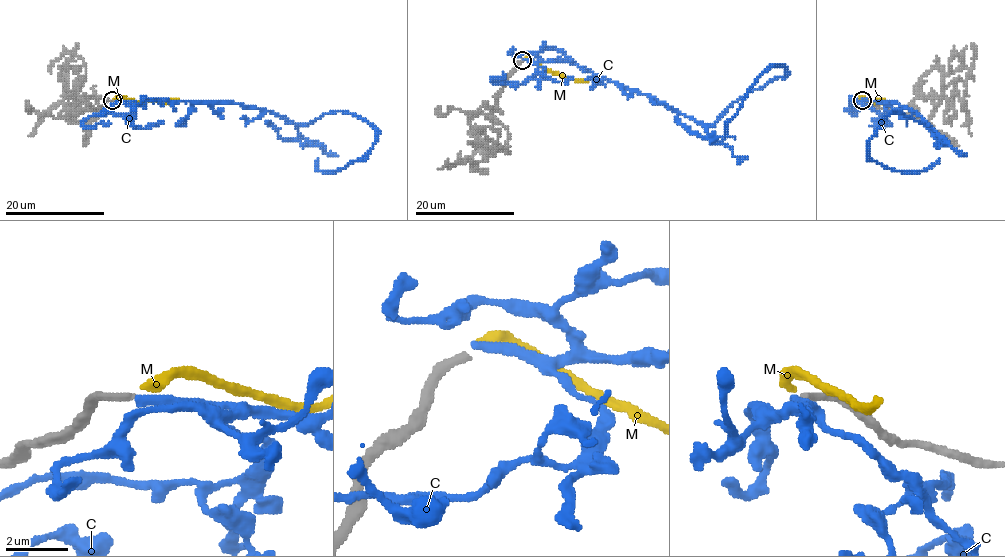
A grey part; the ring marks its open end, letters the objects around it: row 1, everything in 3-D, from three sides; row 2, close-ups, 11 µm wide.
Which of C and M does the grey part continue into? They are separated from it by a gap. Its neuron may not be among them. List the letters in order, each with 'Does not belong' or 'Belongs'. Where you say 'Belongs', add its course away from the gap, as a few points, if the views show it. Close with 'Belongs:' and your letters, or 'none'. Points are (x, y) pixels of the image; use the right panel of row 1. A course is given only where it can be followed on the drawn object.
C: Does not belong
M: Belongs. Its course: (861, 99), (862, 96), (871, 101), (882, 101), (883, 98)
Belongs: M

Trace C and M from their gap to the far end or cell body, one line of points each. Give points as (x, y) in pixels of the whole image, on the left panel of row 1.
C: (114, 100), (237, 103), (306, 125), (343, 111), (377, 130), (373, 146), (342, 169), (322, 171), (318, 159)
M: (114, 99), (124, 96), (137, 101), (165, 101), (178, 98)

